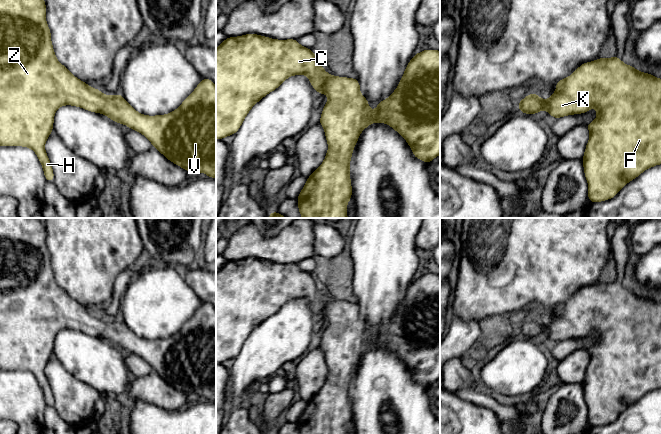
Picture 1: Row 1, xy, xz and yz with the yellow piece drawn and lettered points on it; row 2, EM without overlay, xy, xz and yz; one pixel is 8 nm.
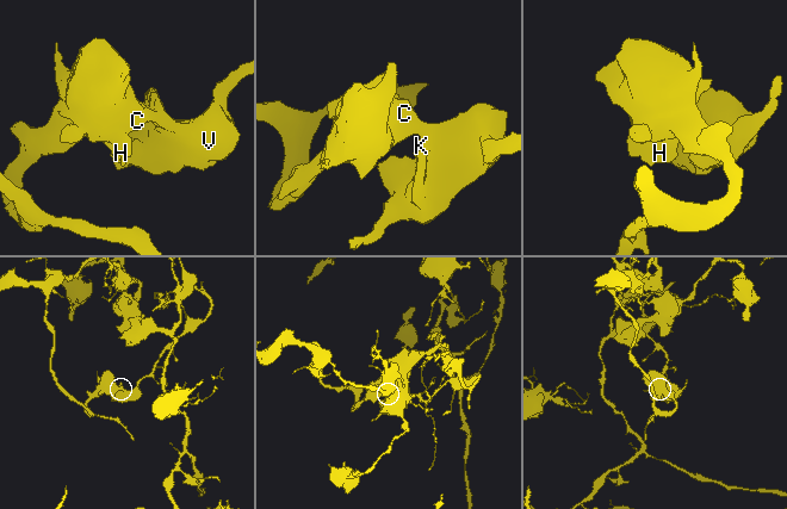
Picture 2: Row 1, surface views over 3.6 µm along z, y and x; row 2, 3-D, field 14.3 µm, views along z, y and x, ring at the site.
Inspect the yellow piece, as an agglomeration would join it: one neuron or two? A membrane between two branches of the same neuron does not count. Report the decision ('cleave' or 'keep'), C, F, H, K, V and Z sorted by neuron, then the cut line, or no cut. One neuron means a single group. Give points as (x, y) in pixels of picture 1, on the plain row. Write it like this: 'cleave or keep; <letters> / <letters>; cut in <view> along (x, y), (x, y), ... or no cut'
keep; C F H K V Z; no cut

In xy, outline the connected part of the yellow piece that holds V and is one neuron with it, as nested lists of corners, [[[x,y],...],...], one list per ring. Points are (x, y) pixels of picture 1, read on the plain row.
[[[0,218],[0,370],[32,373],[42,389],[47,406],[54,405],[54,396],[45,375],[45,367],[53,356],[55,336],[65,329],[106,339],[117,348],[124,348],[144,359],[162,379],[188,397],[203,396],[210,402],[216,402],[216,310],[211,303],[203,302],[173,336],[155,340],[141,338],[120,317],[106,320],[98,312],[91,312],[75,301],[57,284],[51,266],[51,255],[46,246],[44,221],[38,218]]]

